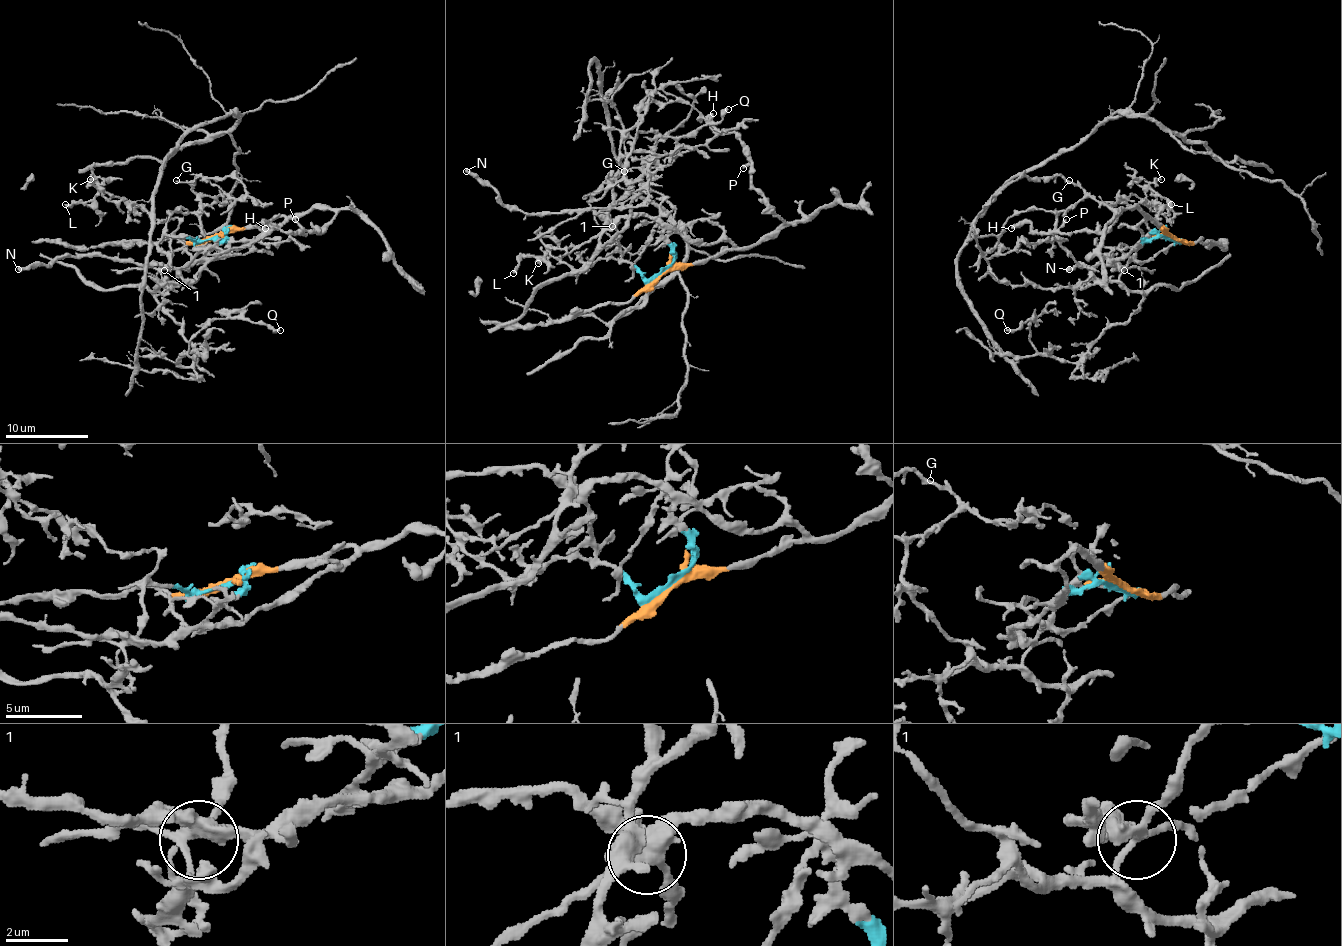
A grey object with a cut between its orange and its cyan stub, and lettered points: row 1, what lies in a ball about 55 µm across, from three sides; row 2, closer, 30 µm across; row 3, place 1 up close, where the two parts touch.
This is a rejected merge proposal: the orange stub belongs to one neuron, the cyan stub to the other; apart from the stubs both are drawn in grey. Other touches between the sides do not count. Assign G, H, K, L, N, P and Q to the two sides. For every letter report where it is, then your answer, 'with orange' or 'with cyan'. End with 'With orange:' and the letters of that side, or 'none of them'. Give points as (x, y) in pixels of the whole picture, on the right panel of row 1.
G: place (1069, 180); with cyan
H: place (1011, 228); with orange
K: place (1161, 179); with cyan
L: place (1171, 204); with cyan
N: place (1069, 269); with orange
P: place (1066, 219); with orange
Q: place (1007, 330); with cyan
With orange: H, N, P

